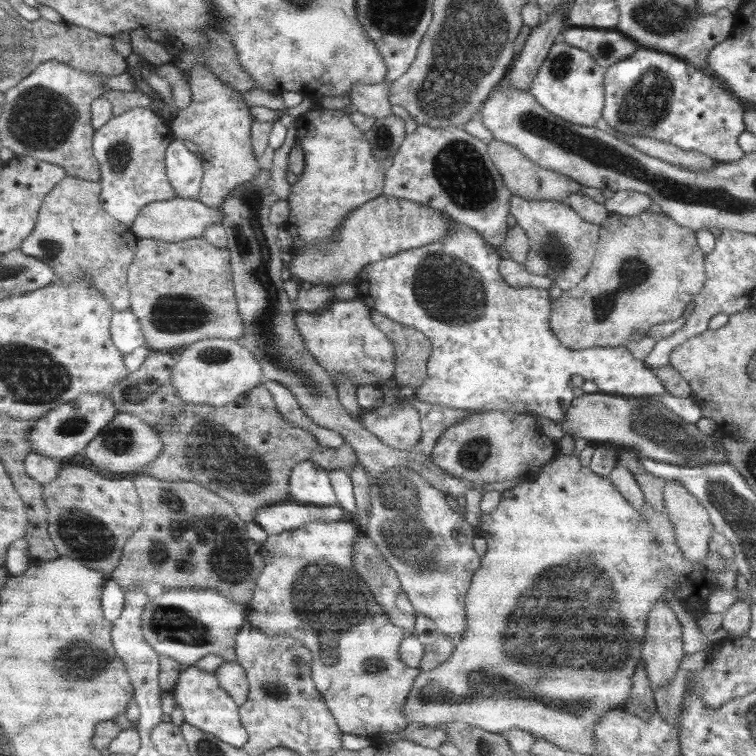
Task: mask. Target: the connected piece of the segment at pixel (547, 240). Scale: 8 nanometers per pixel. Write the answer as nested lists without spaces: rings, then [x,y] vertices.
[[[512,195],[509,212],[530,239],[531,250],[523,262],[526,271],[551,278],[554,285],[563,291],[575,287],[588,274],[594,261],[594,245],[599,236],[598,224],[586,222],[566,202],[556,200],[533,201]]]

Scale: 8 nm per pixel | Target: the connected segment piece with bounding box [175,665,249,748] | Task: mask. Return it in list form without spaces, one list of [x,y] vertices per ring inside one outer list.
[[[195,665],[183,668],[175,686],[175,698],[184,713],[185,722],[198,730],[212,734],[222,742],[243,747],[248,740],[247,730],[239,718],[239,707],[234,699],[219,685],[215,672],[206,672]]]

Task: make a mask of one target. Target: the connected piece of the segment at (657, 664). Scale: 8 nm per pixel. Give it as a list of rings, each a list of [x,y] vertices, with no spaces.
[[[658,598],[652,611],[648,613],[646,619],[646,635],[644,635],[644,645],[642,645],[641,660],[648,675],[651,689],[657,690],[659,686],[668,686],[678,672],[681,660],[685,654],[683,650],[682,625],[671,610],[665,598]]]

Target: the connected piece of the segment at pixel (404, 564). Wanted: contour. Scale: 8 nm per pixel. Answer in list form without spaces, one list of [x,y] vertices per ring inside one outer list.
[[[395,466],[378,478],[370,478],[370,482],[368,524],[362,534],[368,535],[375,542],[382,556],[396,571],[402,591],[414,611],[430,618],[444,637],[458,644],[467,626],[464,597],[471,586],[472,576],[481,563],[481,557],[472,546],[472,539],[478,535],[476,529],[466,523],[464,515],[460,516],[449,508],[445,499],[446,493],[428,484],[427,480],[415,474],[415,470]]]

